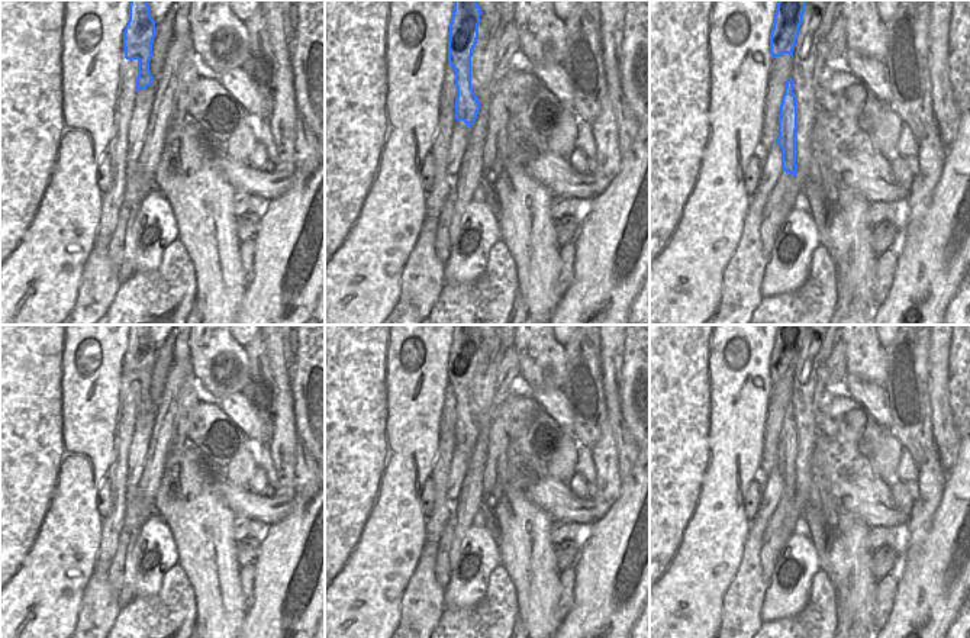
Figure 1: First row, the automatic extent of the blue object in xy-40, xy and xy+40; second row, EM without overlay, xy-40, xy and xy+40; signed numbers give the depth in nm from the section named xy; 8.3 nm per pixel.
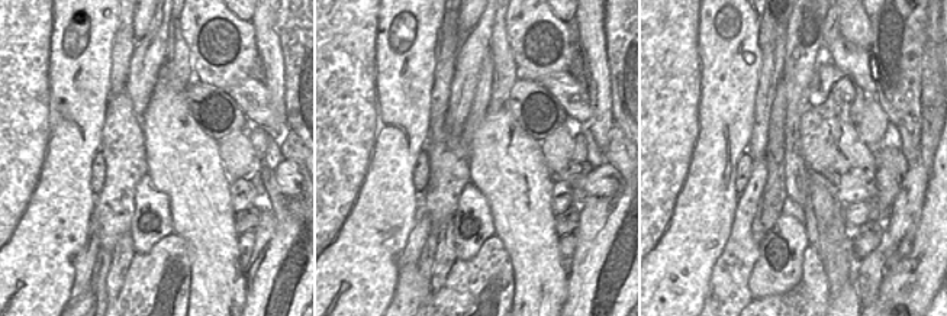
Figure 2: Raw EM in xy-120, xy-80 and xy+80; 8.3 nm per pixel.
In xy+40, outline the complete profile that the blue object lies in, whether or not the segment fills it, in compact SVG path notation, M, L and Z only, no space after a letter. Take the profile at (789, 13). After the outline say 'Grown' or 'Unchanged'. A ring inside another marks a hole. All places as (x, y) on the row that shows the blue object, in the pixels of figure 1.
M779 0L776 4L773 29L770 32L770 54L793 57L799 28L803 22L808 0Z. Unchanged

